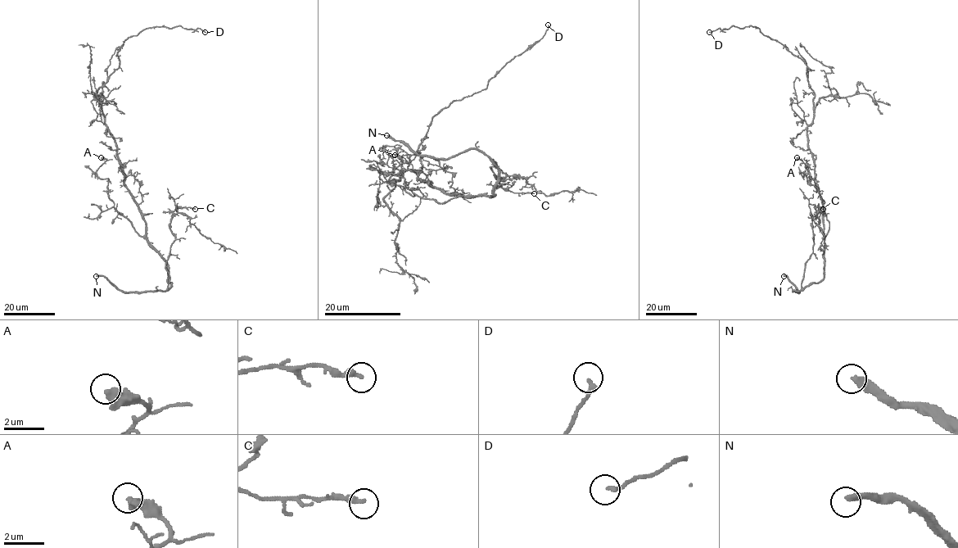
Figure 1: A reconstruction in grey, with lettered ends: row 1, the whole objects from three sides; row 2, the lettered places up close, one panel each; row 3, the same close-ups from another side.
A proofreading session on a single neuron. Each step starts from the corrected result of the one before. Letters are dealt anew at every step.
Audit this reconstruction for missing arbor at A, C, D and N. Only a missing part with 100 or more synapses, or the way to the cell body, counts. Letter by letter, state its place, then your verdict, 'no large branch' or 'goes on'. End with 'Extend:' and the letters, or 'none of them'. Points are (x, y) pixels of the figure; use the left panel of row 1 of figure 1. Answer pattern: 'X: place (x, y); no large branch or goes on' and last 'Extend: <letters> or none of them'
A: place (101, 157); no large branch
C: place (195, 209); no large branch
D: place (205, 32); no large branch
N: place (96, 276); goes on
Extend: N

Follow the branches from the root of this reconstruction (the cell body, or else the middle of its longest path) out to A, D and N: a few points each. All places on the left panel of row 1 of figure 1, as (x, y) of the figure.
A: (126, 185), (145, 224), (142, 236), (114, 206), (107, 179), (97, 176), (97, 170), (106, 160), (101, 157)
D: (126, 185), (97, 90), (118, 66), (117, 52), (128, 37), (163, 25), (205, 32)
N: (126, 185), (145, 221), (146, 241), (167, 264), (170, 286), (163, 291), (124, 292), (103, 276), (96, 276)

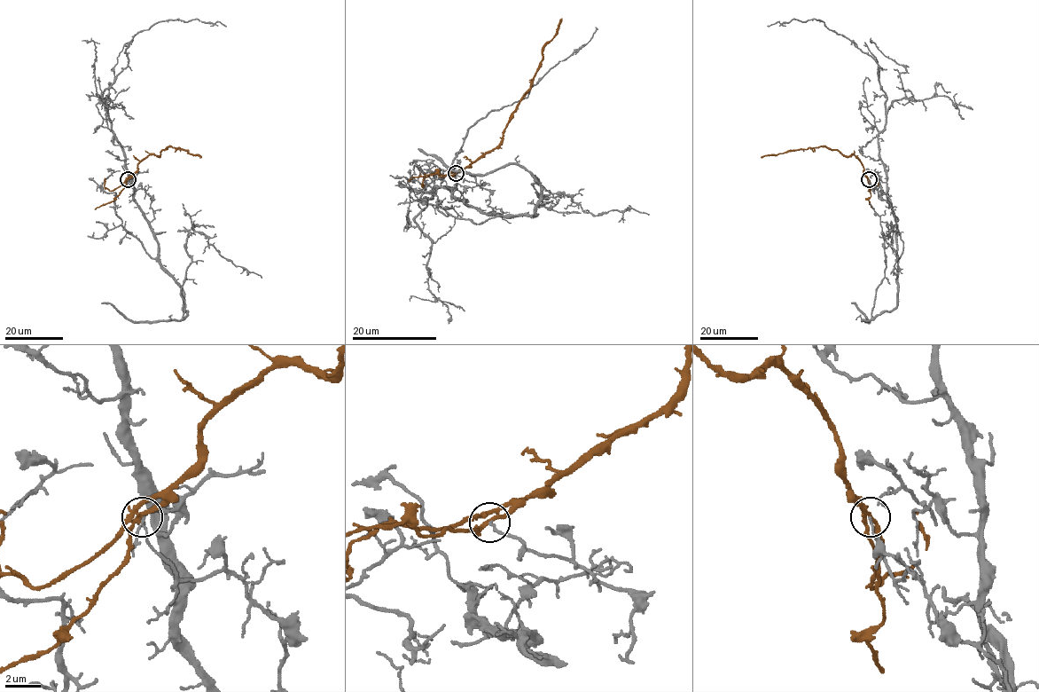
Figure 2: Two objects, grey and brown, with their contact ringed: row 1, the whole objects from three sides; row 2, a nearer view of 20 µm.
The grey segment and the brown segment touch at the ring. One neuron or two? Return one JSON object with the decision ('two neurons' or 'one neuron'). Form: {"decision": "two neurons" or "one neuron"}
{"decision": "two neurons"}

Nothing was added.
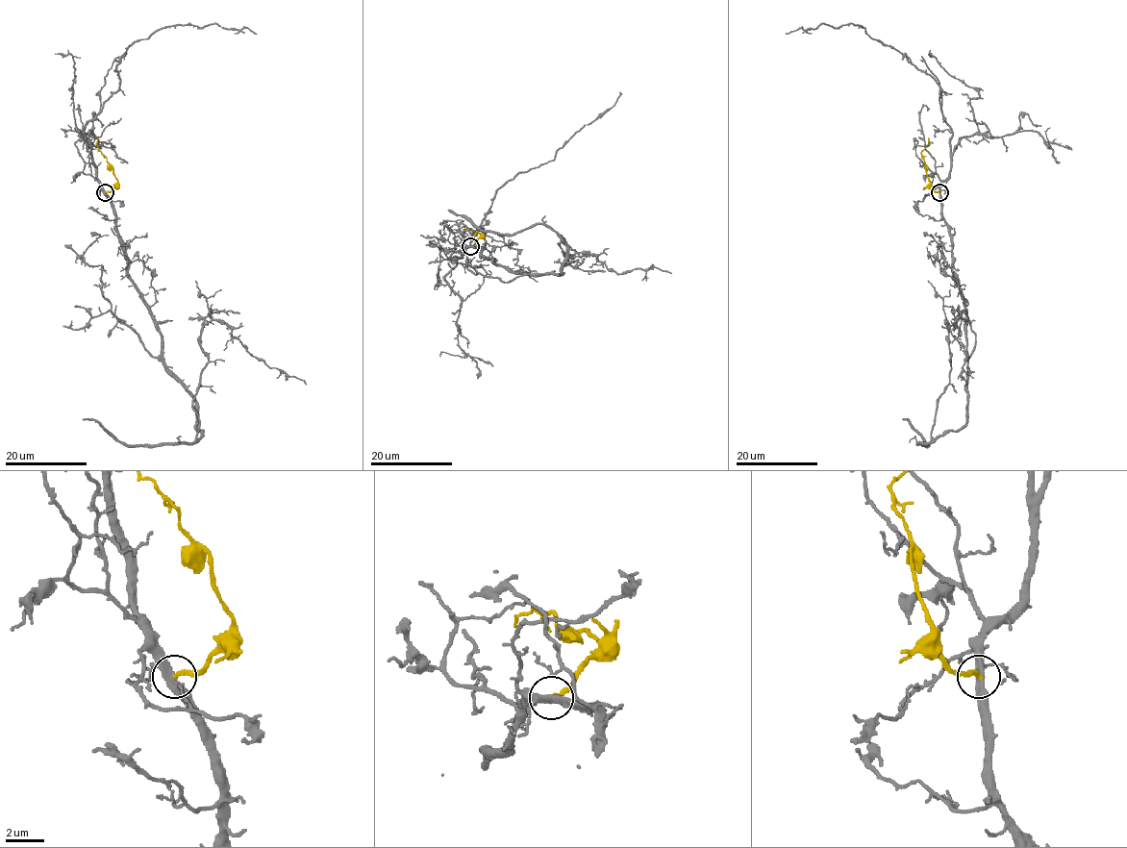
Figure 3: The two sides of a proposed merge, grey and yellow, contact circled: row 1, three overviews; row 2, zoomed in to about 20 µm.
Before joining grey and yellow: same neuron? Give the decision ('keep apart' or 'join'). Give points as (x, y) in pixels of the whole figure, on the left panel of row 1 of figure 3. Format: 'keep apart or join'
keep apart

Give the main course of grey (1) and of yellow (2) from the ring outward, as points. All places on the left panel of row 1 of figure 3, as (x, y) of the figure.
1: (105, 192), (162, 364), (195, 402), (196, 437), (200, 330), (212, 320), (306, 385)
2: (105, 192), (112, 189), (117, 180), (112, 166), (98, 149), (98, 137)

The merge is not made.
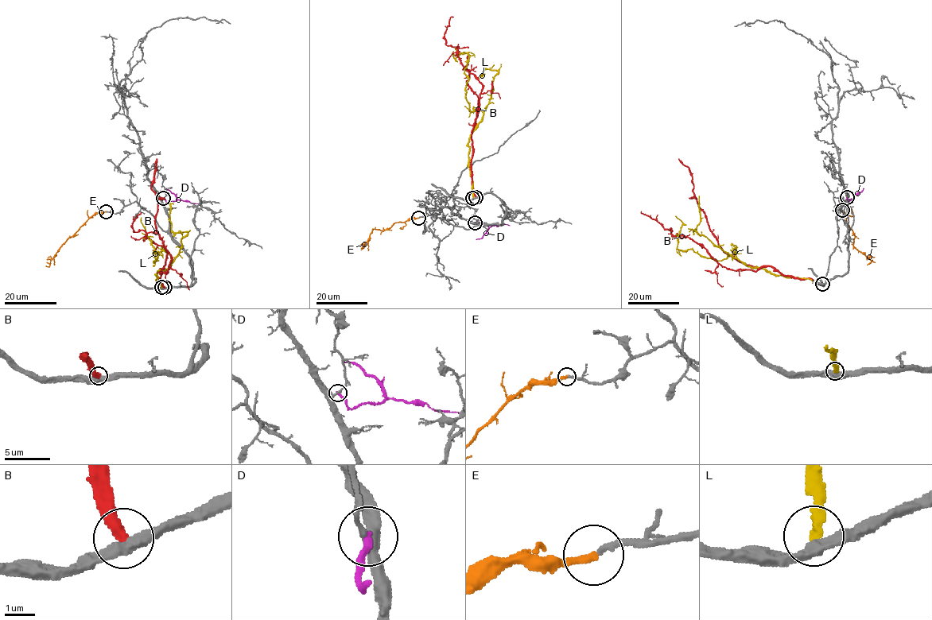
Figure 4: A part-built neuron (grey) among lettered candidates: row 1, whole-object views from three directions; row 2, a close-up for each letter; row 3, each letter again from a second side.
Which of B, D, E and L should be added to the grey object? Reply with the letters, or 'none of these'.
E

